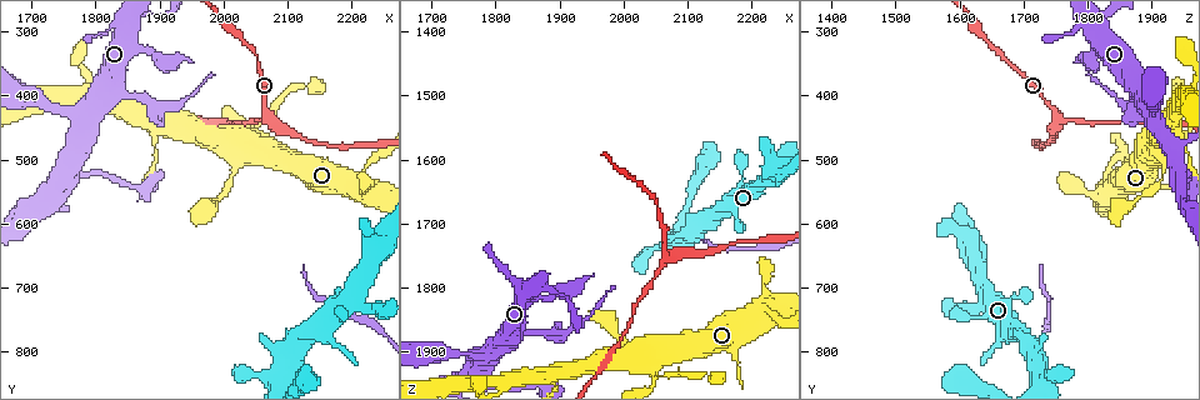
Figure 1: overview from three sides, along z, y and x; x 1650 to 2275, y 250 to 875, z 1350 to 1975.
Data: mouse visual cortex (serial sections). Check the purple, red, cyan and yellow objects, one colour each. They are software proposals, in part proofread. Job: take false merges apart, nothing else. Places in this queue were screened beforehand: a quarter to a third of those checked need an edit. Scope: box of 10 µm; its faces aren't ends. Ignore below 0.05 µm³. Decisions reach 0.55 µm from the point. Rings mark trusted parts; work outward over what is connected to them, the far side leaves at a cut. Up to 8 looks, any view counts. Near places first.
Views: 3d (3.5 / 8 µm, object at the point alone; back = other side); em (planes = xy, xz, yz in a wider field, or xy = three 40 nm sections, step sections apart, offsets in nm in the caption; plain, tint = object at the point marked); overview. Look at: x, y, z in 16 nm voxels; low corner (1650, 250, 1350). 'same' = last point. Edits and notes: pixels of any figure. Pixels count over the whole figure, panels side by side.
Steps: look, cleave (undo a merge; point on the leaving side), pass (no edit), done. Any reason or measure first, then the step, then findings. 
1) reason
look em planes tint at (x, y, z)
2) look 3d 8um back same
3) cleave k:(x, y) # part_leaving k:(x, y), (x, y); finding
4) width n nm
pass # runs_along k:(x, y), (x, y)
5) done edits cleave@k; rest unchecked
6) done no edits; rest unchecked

narrows sharply
look 3d 3.5um at (2230, 615, 1605)

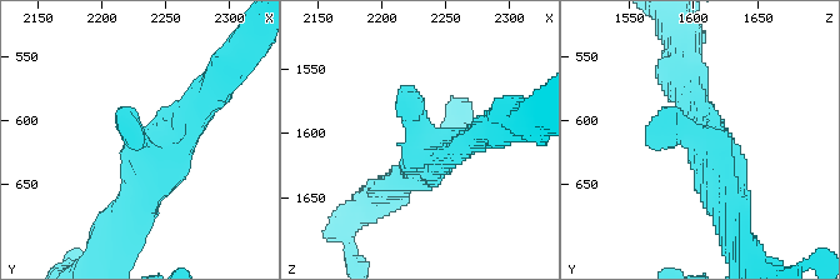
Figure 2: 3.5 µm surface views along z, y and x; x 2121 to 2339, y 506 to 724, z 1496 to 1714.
look em xy step 1 tint at (2226, 612, 1602)

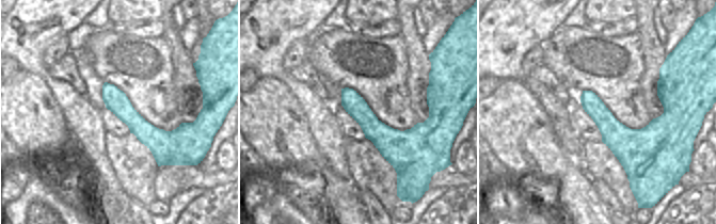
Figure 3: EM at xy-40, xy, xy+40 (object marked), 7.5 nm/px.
pass # runs_along 2:(726, 196), (689, 128), (650, 143); continuous, no second cell

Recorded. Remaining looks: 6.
three-way junction
look 3d 3.5um at (2065, 430, 1760)

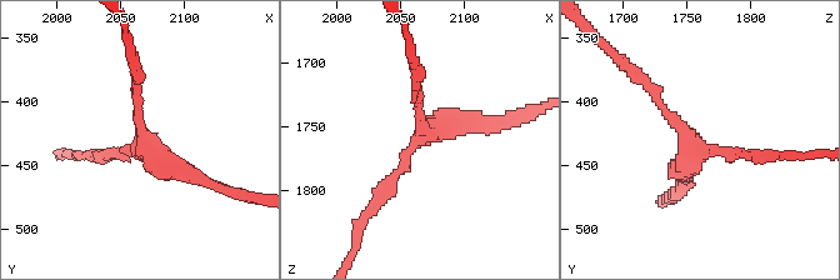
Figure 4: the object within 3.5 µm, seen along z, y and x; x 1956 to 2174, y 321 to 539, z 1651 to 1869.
arms 3; arm_widths 150, 150, 250 nm; now the EM
look em xy step 5 tint at (2070, 434, 1756)

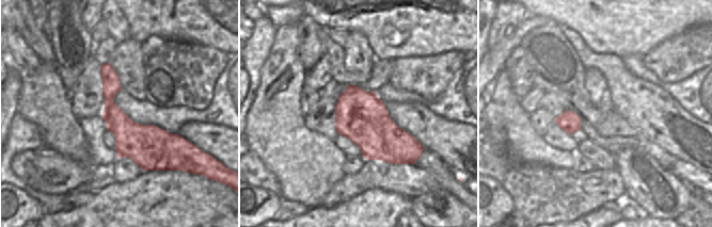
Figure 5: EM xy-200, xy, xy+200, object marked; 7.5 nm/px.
width 380 nm
pass # runs_along 4:(136, 80), (144, 145), (213, 184); all the same cell

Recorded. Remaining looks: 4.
calibre changes
look 3d 3.5um at (1845, 400, 1870)

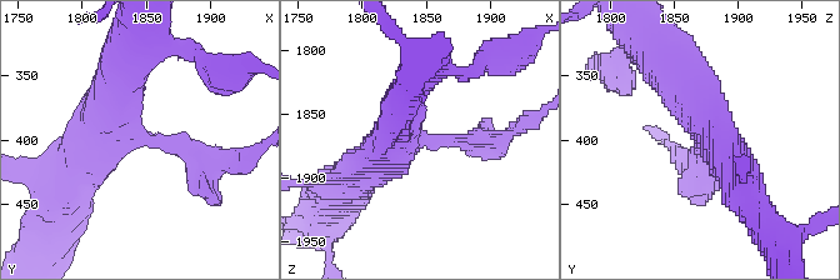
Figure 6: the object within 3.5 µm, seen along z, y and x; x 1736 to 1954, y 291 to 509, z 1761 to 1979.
shape alone is not enough
look em xy step 1 tint at (1844, 400, 1872)

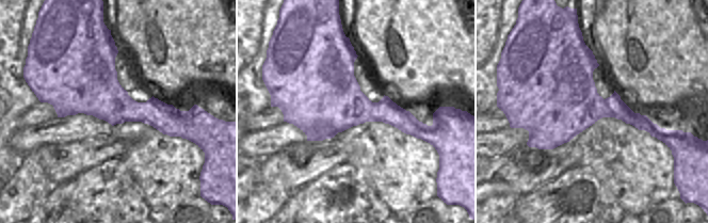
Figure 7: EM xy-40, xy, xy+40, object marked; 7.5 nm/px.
arms 3
cleave 6:(514, 131) # part_leaving 6:(468, 138), (506, 138), (540, 115); a second cell is stuck on

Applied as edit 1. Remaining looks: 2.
done edits cleave@6; rest unchecked

